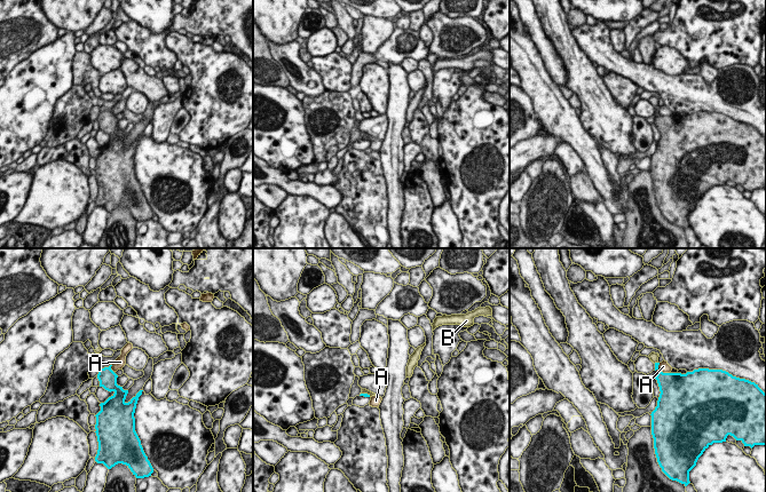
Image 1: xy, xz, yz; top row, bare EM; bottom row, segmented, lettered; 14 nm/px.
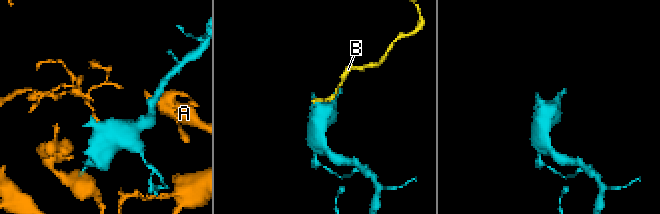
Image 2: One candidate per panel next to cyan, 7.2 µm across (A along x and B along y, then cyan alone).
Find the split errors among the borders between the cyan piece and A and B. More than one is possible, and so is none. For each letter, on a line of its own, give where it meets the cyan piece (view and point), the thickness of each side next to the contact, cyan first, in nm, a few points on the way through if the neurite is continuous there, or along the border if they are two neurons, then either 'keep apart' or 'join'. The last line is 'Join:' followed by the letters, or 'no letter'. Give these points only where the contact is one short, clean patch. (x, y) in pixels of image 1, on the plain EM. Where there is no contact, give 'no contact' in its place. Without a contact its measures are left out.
A: meets cyan in yz at (661, 116); 380 nm thick on the cyan side, 140 nm on the other; keep apart
B: meets cyan in xz at (365, 137); 60 nm thick on the cyan side, 60 nm on the other; border along xz (361, 136), (366, 136), (370, 140); keep apart
Join: no letter

